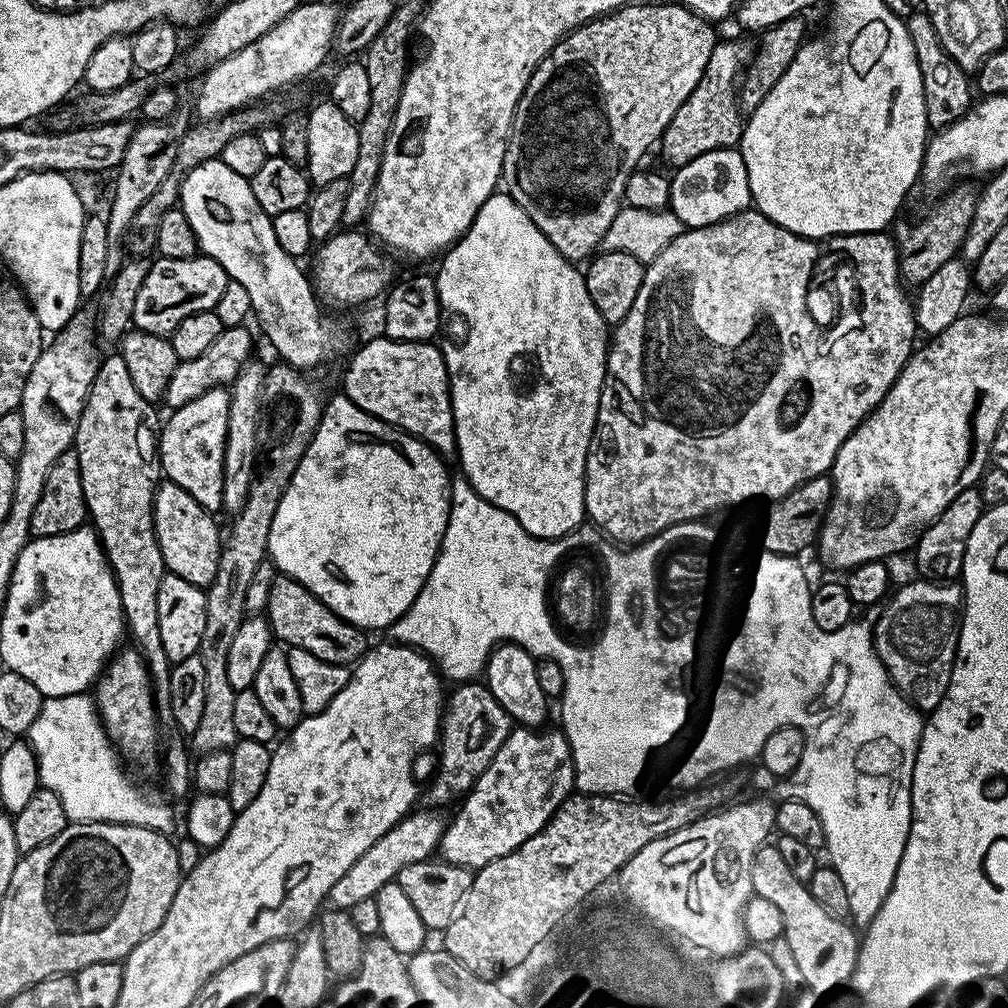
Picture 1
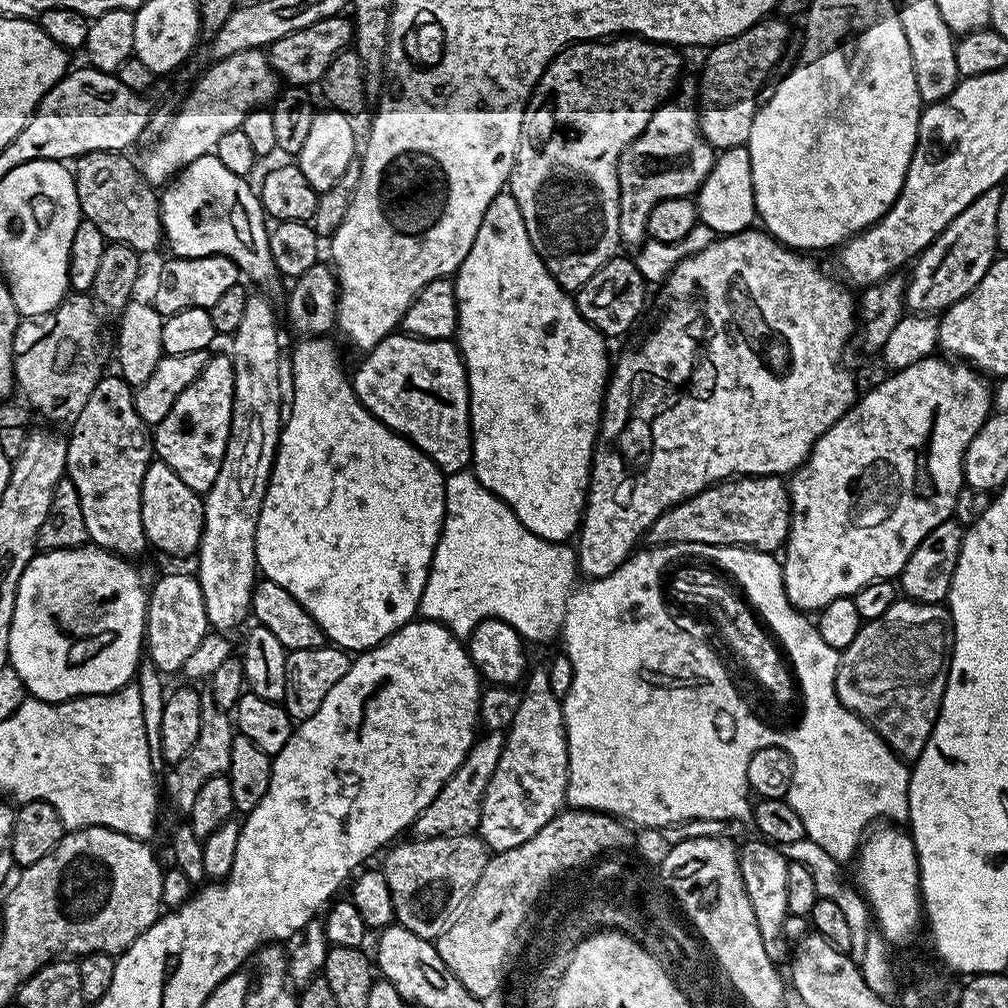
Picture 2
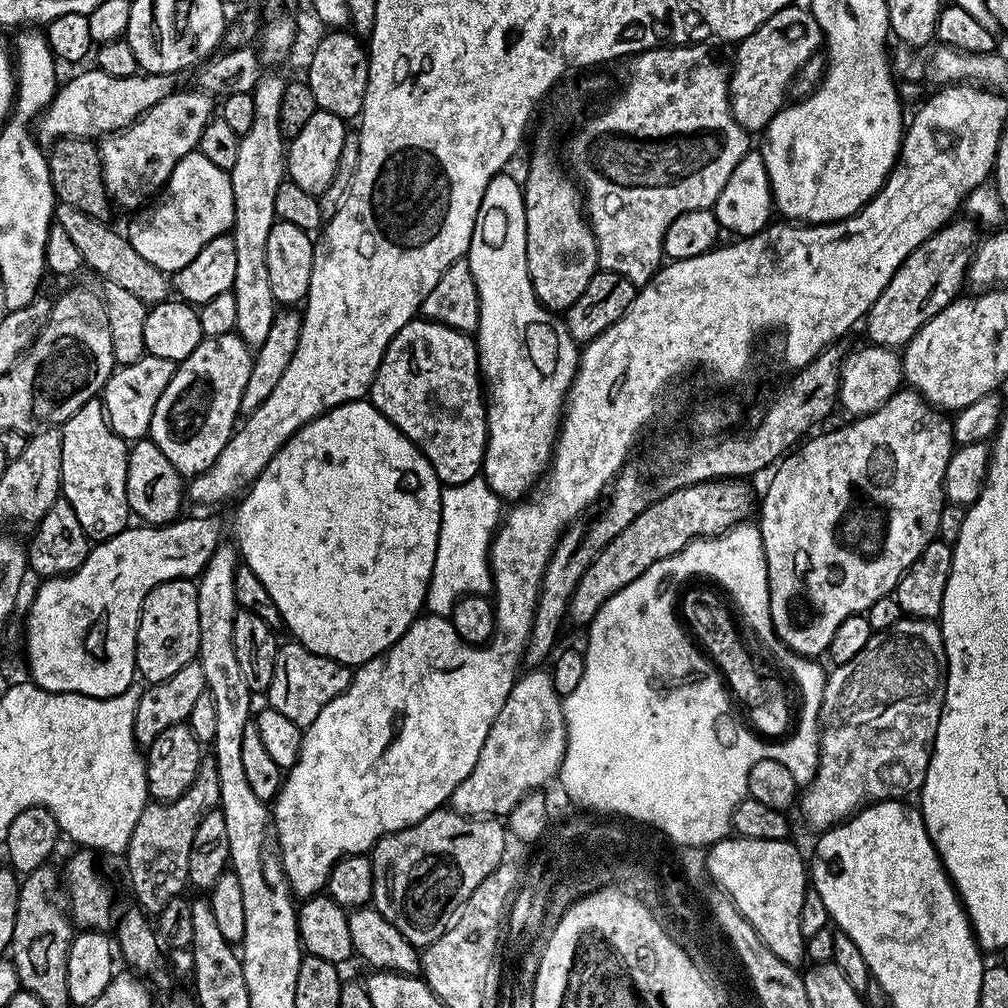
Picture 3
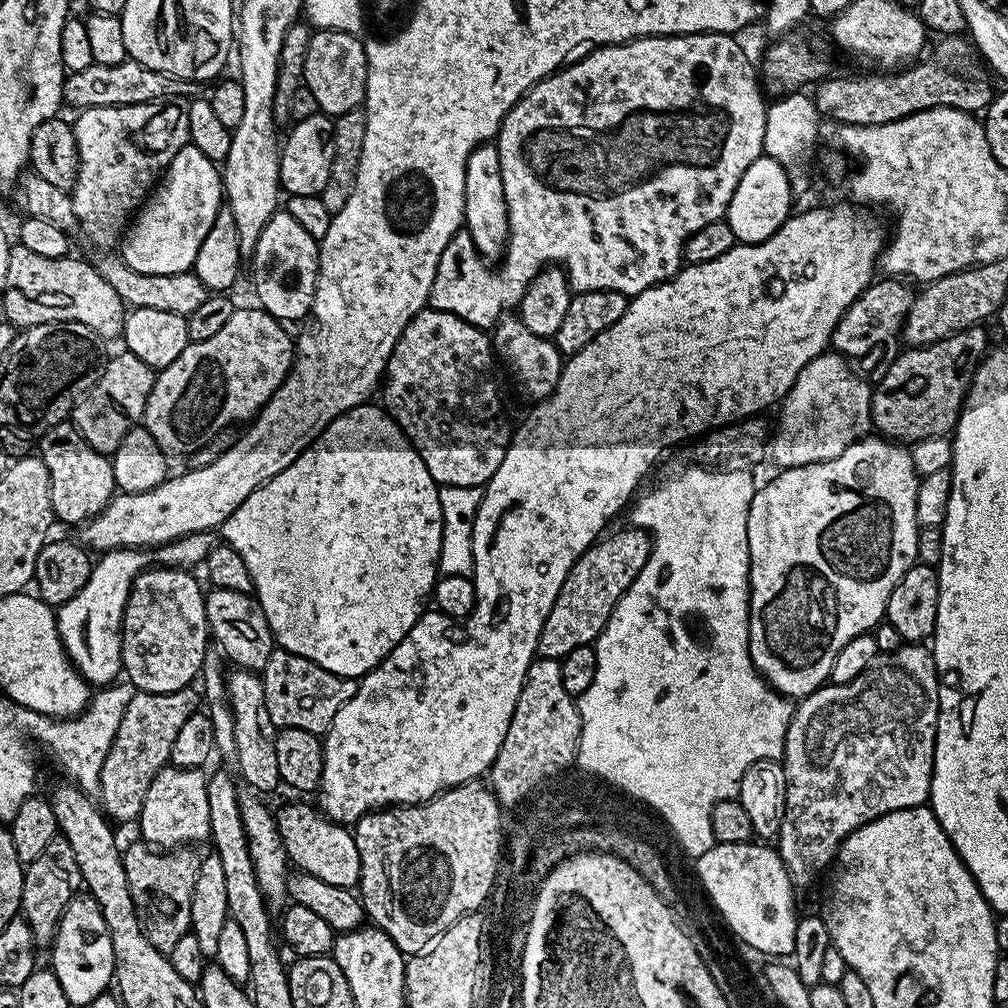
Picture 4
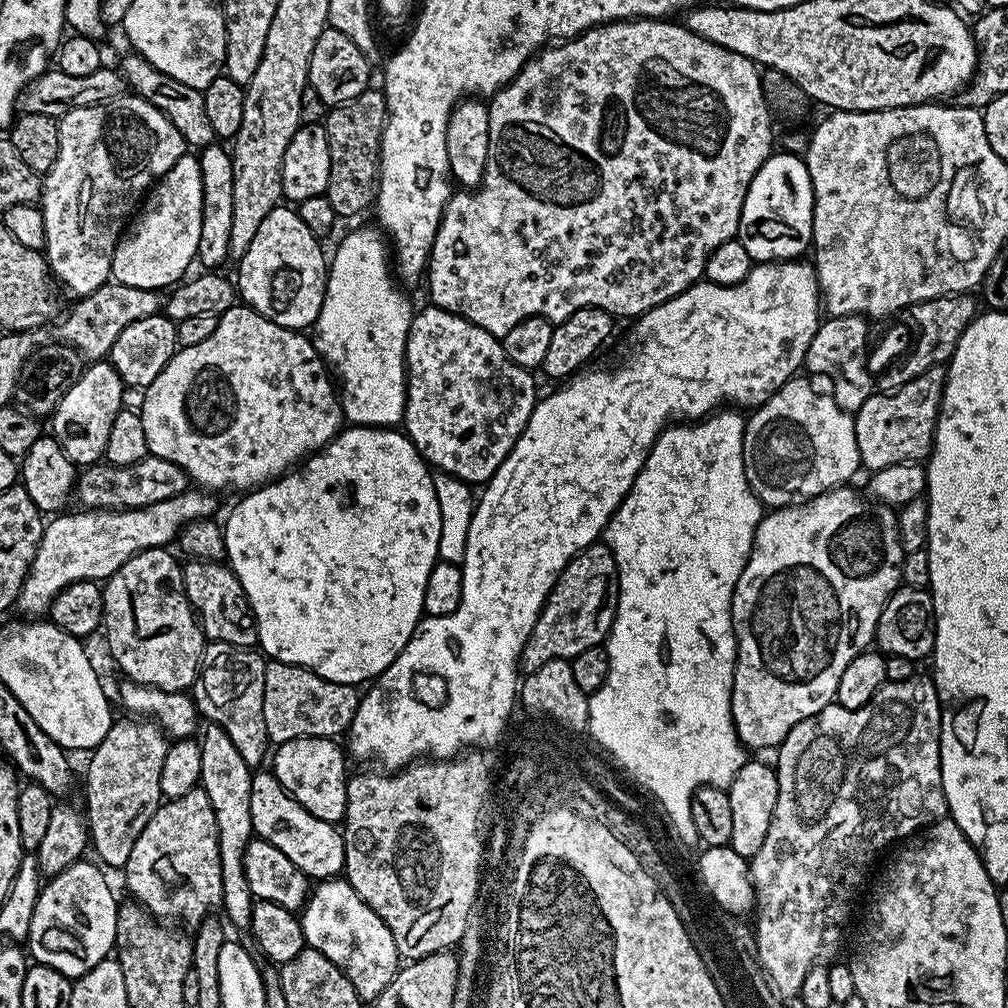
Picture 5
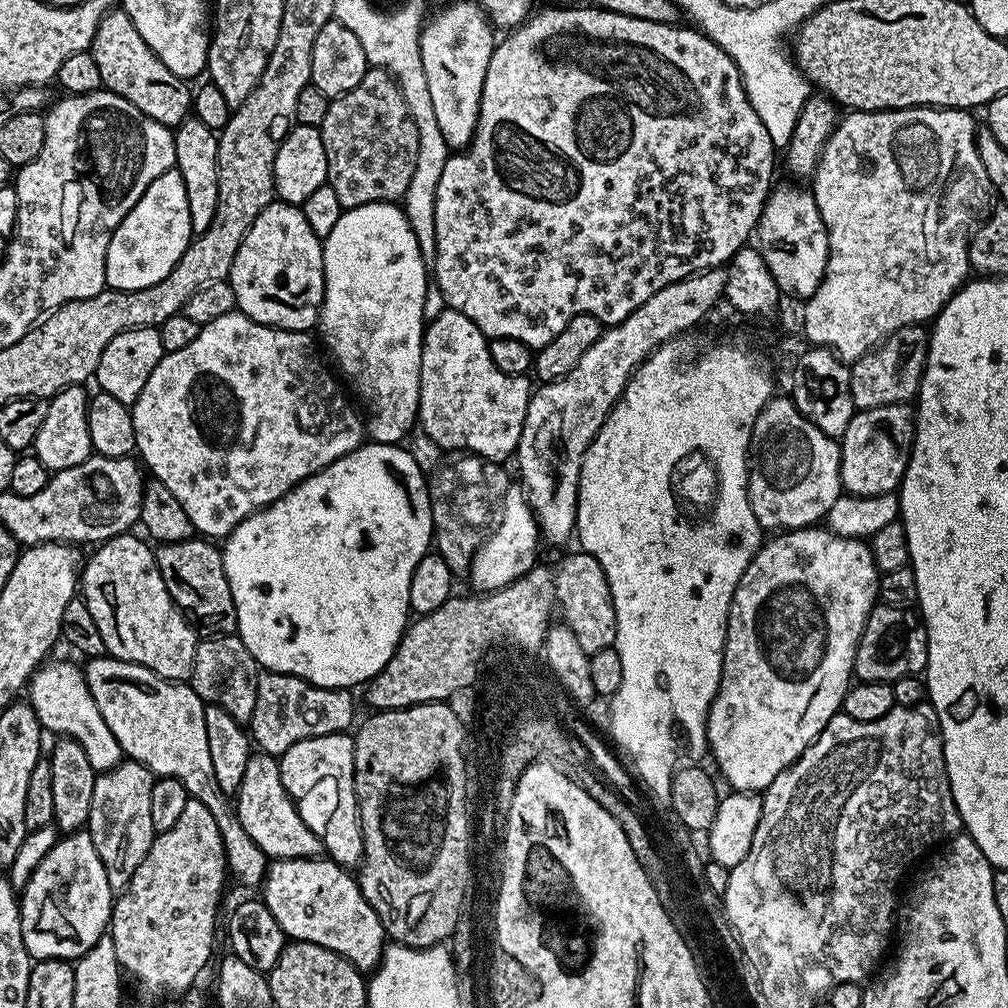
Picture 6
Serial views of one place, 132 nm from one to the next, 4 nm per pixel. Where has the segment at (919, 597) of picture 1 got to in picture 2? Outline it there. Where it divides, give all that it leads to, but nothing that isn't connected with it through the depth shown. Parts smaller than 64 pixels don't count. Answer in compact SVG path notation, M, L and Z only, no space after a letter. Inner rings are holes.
M897 598L881 617L861 623L858 638L843 649L836 675L836 693L842 706L871 724L872 729L905 762L915 762L922 754L940 717L940 703L948 685L955 641L952 614L944 604L919 604L917 600Z

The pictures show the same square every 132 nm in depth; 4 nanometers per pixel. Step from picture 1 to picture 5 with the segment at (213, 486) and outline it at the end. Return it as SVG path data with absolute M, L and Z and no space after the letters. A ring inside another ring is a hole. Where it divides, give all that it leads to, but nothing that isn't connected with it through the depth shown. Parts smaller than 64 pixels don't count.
M234 306L226 310L217 319L214 334L198 342L198 346L180 348L170 358L168 365L154 378L149 388L143 389L144 405L138 408L142 418L142 430L146 430L146 446L149 453L158 458L166 458L166 462L174 462L188 475L189 481L209 480L216 484L219 480L244 480L247 476L260 476L263 472L272 472L275 468L287 469L289 466L296 466L314 452L320 451L325 444L329 444L345 427L344 409L341 397L332 389L332 380L328 377L329 365L323 356L318 354L315 343L308 340L303 331L283 328L268 320L262 314L258 314L247 306Z

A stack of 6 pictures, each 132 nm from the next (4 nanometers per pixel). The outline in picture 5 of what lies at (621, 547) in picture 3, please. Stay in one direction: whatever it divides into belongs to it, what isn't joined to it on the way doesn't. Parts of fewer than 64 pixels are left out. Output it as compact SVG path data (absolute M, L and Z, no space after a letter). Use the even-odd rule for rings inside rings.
M603 542L591 544L579 556L572 557L560 571L560 577L540 611L532 636L524 648L522 668L525 673L546 666L551 660L571 661L587 648L601 647L616 617L616 603L620 597L620 579L614 554Z

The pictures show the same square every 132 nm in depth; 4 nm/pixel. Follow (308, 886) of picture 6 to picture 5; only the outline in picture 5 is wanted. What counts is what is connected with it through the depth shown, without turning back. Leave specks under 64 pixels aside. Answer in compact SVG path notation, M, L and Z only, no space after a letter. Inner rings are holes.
M333 878L317 883L311 889L306 907L299 913L307 947L321 952L354 986L361 1001L371 1002L390 986L394 970L399 969L402 957L394 946L394 934L366 906L366 902L344 878Z

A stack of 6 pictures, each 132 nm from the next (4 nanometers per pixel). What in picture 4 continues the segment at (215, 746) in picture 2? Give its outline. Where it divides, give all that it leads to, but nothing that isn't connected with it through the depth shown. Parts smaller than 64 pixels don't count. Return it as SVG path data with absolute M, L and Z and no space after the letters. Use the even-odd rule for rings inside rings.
M137 842L123 849L124 865L126 866L126 882L130 886L130 898L134 898L134 910L146 938L158 951L165 954L174 950L178 938L190 931L190 894L194 892L194 878L198 874L200 856L191 847L181 846L171 850L157 850L151 844Z

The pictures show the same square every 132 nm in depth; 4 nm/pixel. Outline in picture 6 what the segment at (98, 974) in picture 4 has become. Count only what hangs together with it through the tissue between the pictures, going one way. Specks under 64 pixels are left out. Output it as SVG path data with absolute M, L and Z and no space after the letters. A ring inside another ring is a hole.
M81 830L57 839L50 854L46 854L46 858L42 858L42 862L34 870L19 901L24 945L29 956L36 960L75 962L90 950L90 946L94 946L94 942L98 942L98 938L102 938L109 931L114 893L110 890L110 882L106 882L102 858L98 858L98 850L94 850L94 842L88 831Z

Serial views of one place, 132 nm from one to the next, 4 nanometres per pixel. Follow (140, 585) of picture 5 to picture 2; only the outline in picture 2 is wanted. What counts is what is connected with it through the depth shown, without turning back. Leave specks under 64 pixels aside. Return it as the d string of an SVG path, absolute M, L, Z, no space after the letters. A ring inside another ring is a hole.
M172 572L162 577L156 585L151 585L146 621L146 656L154 662L159 672L169 674L178 671L199 650L207 632L210 632L210 625L202 586L195 575Z

